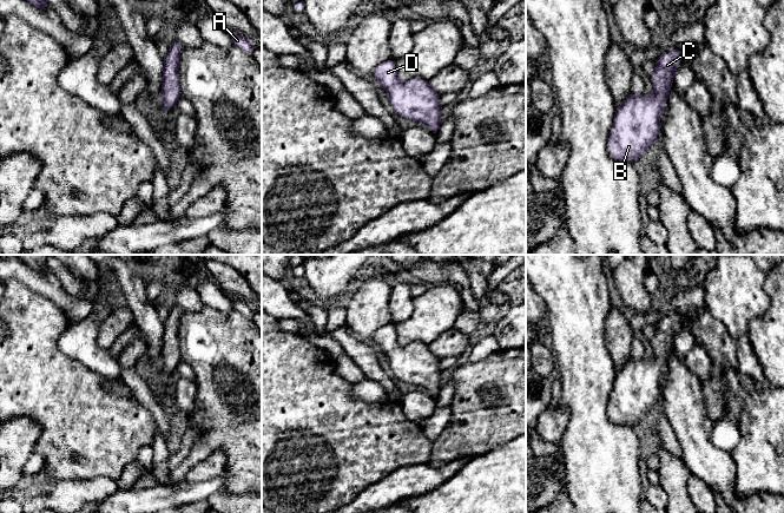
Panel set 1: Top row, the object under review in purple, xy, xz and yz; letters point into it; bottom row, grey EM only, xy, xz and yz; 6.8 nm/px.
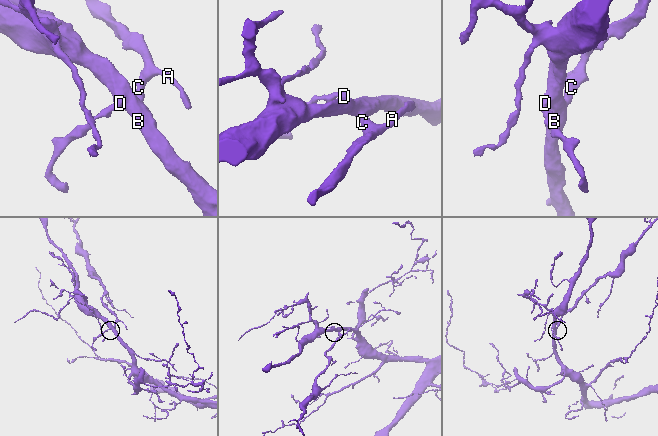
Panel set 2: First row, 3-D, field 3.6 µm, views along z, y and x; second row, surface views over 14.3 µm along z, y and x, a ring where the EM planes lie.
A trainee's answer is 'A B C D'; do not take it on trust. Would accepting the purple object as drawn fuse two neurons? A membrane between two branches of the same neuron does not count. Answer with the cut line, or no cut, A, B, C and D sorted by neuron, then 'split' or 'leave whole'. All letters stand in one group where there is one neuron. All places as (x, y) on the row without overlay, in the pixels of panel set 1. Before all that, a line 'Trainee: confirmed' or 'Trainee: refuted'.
Trainee: confirmed
no cut | A B C D | leave whole

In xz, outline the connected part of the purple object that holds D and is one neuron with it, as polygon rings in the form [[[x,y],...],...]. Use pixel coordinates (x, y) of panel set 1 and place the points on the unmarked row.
[[[395,323],[378,328],[371,338],[376,348],[386,354],[391,373],[398,380],[421,386],[434,399],[439,396],[440,377],[444,370],[440,367],[441,359],[430,351],[428,344],[413,342],[409,346],[400,346]]]

